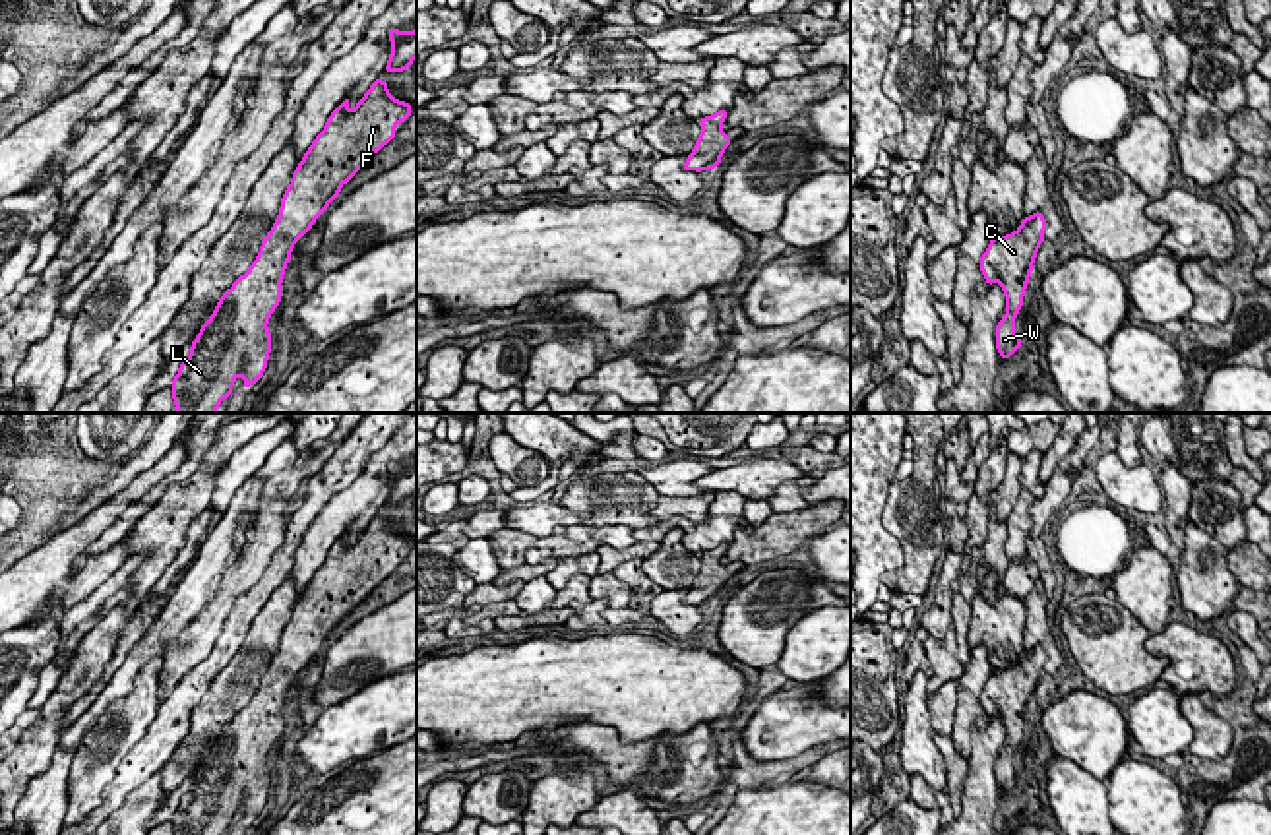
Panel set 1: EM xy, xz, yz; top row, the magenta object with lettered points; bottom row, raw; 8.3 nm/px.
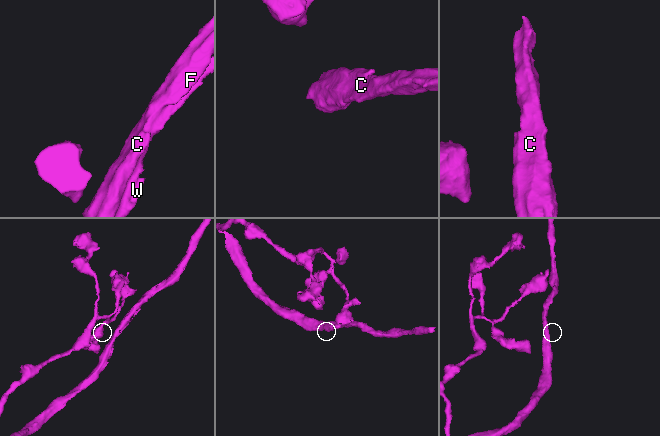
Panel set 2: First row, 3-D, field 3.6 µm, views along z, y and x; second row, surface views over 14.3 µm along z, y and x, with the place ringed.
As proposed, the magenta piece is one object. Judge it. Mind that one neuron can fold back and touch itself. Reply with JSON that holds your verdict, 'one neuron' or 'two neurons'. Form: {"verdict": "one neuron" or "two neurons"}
{"verdict": "one neuron"}

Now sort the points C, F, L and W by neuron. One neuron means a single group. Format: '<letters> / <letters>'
C F L W

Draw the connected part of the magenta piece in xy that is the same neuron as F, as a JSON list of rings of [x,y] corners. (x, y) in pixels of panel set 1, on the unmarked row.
[[[378,511],[355,544],[347,539],[349,533],[331,546],[293,606],[279,651],[262,674],[254,697],[223,727],[192,775],[190,790],[170,820],[174,835],[223,835],[240,808],[244,823],[264,810],[271,785],[267,756],[281,736],[291,684],[339,630],[341,620],[397,570],[393,560],[413,546]]]

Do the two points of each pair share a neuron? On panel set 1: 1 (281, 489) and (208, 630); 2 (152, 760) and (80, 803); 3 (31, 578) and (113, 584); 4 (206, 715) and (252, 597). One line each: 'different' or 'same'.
1: different
2: different
3: different
4: different

